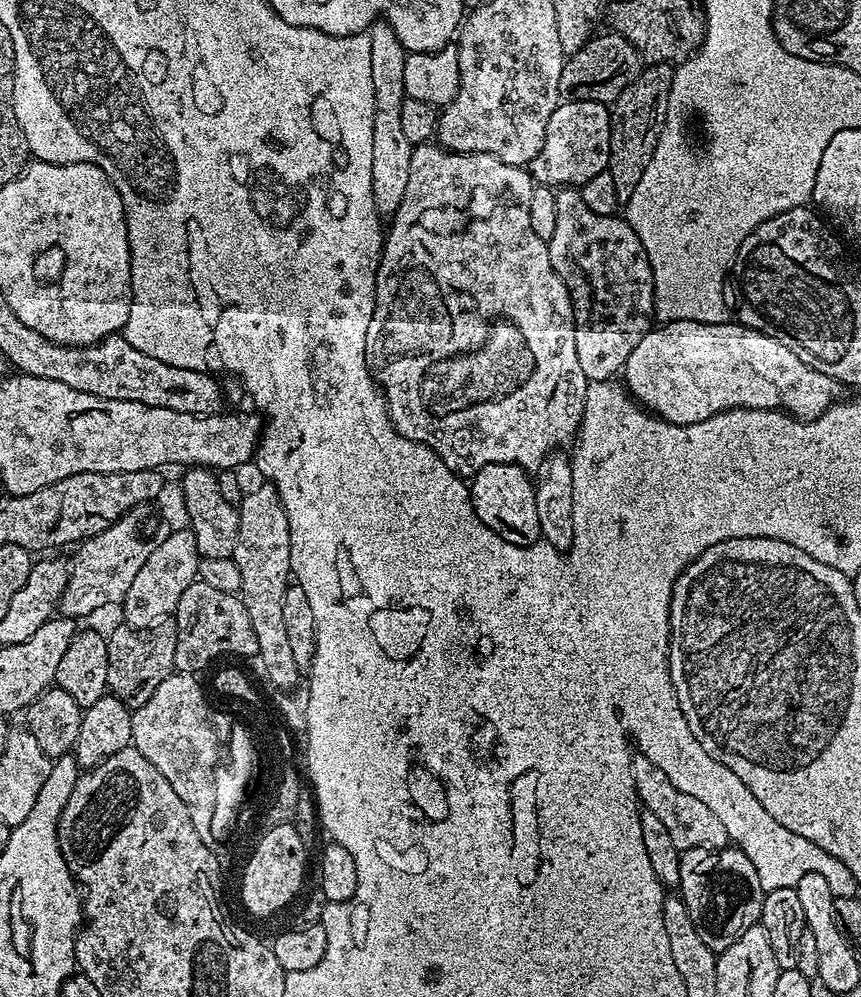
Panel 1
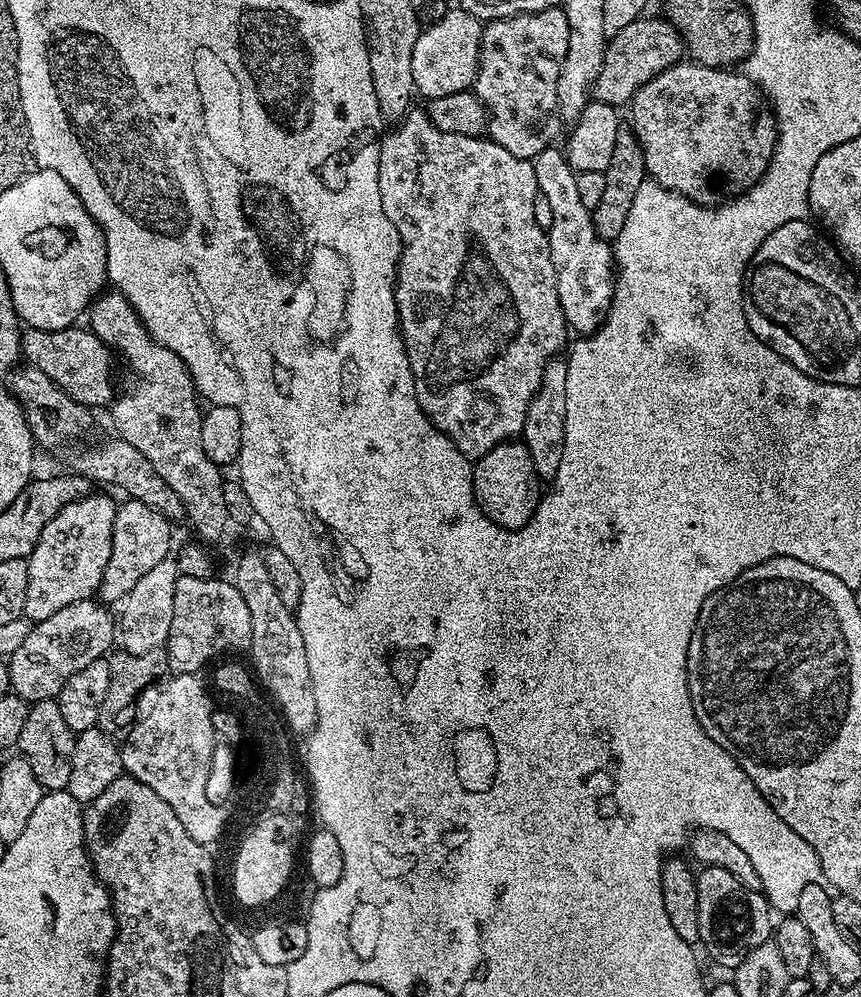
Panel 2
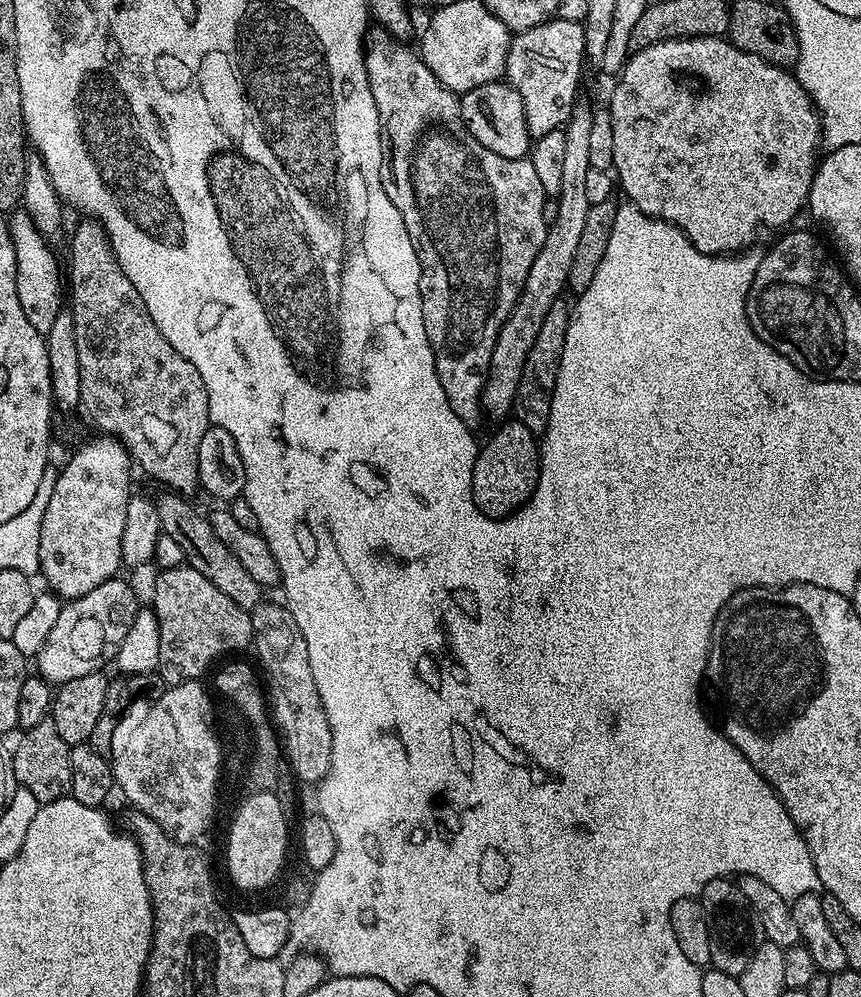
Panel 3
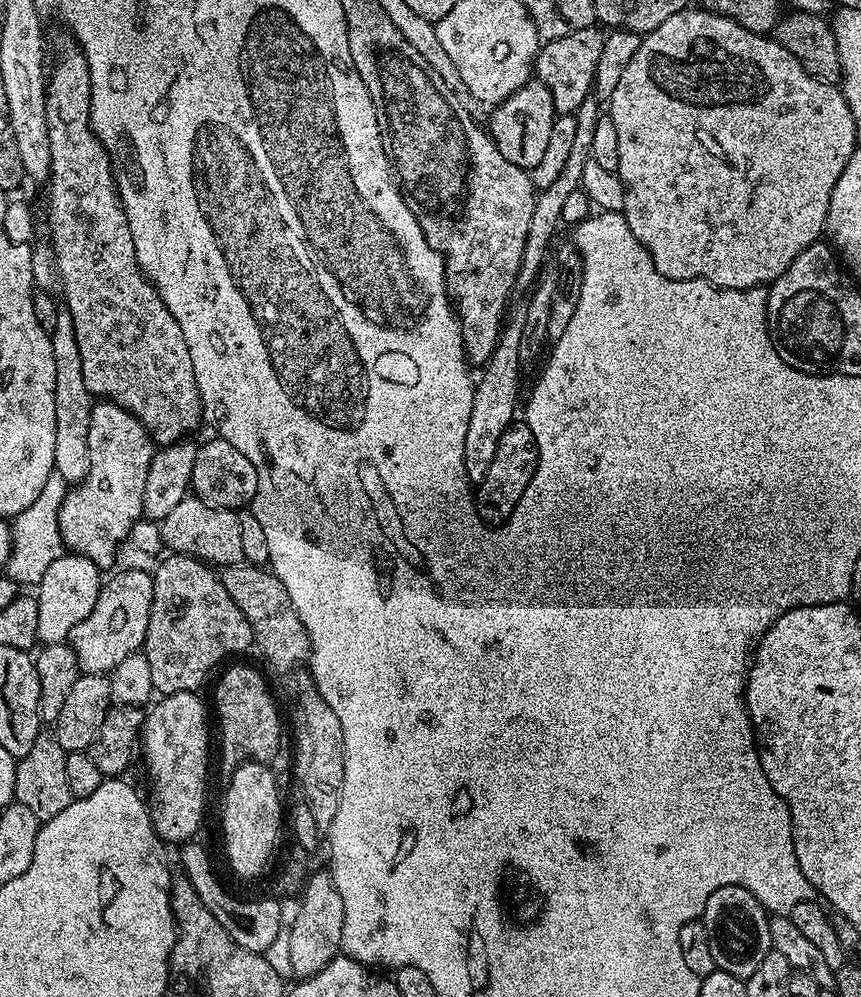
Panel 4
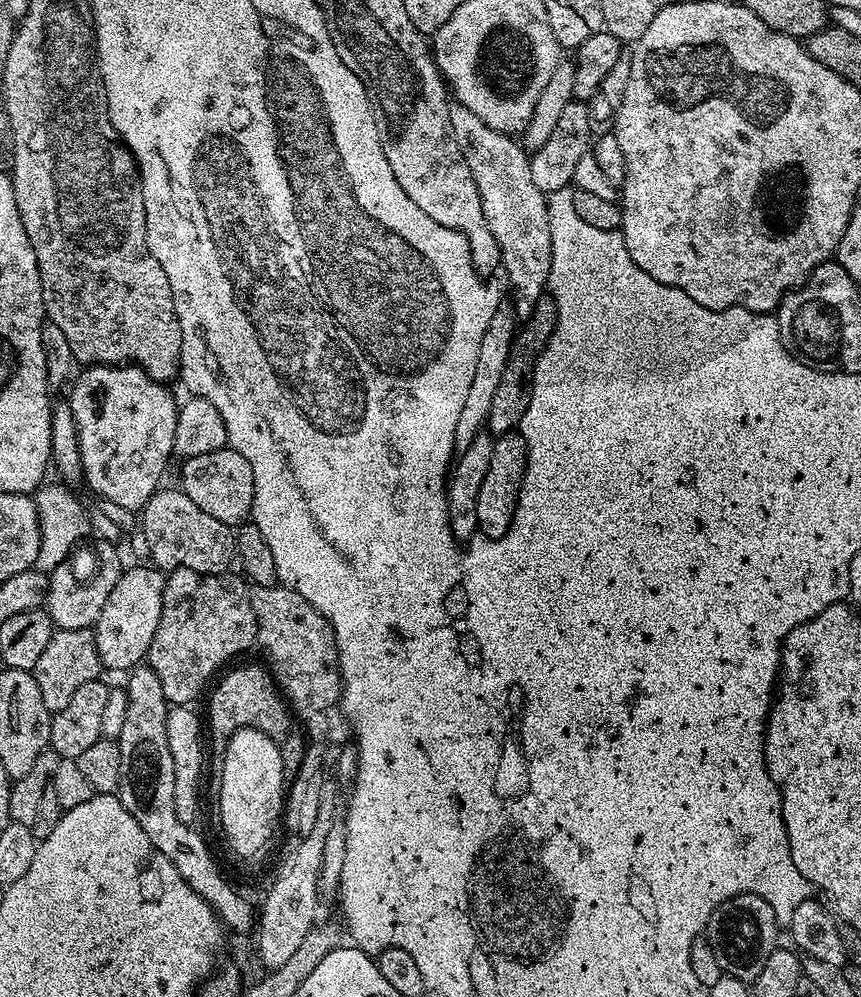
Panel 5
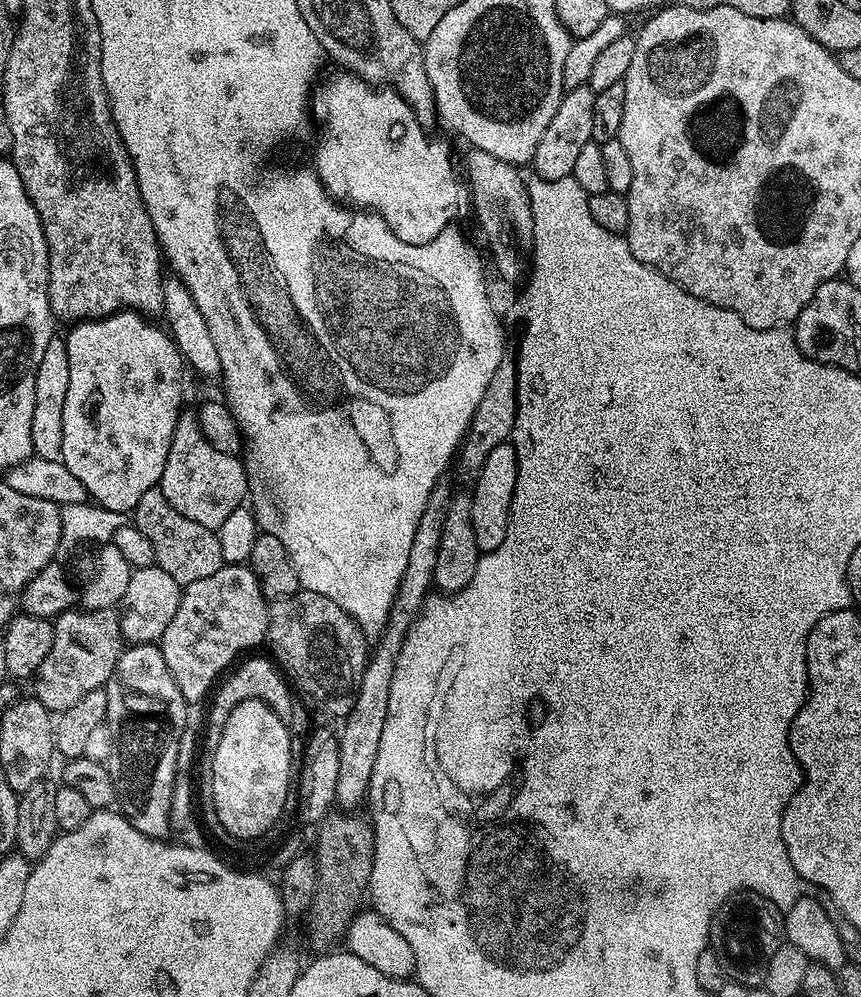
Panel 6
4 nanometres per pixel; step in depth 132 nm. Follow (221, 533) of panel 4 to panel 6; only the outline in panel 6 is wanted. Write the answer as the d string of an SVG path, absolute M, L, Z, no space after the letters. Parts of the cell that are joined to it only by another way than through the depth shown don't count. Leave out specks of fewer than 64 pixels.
M159 487L146 490L138 506L134 510L134 525L138 531L150 540L155 556L155 567L166 570L170 578L180 585L199 582L201 578L210 578L210 574L218 574L225 560L222 556L222 546L219 545L217 533L211 528L178 514L170 502L160 493Z

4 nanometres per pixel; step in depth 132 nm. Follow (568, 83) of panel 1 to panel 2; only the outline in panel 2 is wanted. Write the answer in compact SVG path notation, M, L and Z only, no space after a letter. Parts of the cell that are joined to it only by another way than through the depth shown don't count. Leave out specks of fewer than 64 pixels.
M663 15L639 16L630 26L622 26L618 34L608 40L608 48L602 58L602 70L592 87L592 96L599 103L613 106L627 105L632 96L650 78L654 78L671 64L681 63L686 56L684 39L674 30L674 26Z

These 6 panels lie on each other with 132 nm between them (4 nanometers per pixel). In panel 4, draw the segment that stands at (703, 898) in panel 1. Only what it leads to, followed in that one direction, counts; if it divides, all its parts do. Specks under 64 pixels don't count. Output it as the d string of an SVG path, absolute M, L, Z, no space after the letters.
M740 888L735 895L733 900L718 905L716 909L713 907L703 917L702 923L717 969L726 974L734 974L739 980L745 981L750 978L750 974L754 974L754 970L758 970L762 958L766 958L766 954L773 951L770 916L755 892Z

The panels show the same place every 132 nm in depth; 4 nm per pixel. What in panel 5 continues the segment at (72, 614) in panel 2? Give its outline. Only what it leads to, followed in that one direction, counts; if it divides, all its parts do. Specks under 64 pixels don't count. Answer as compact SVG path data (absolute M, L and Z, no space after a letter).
M155 566L148 568L128 568L121 571L114 590L102 614L96 619L96 649L101 665L112 672L127 673L145 663L150 642L154 642L154 630L158 630L158 618L162 618L162 594L165 573Z

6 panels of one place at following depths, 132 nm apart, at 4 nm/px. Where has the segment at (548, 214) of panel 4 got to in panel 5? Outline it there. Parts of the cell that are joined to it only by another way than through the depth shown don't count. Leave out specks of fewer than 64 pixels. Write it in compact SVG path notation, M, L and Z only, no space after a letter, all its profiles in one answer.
M501 302L494 310L494 318L490 318L490 326L486 326L486 334L482 334L482 346L478 350L478 362L474 365L474 382L470 382L470 391L466 393L466 402L458 417L458 426L454 429L454 446L457 453L466 450L476 435L485 429L490 414L490 406L494 406L494 394L498 391L498 382L502 382L502 369L506 366L506 358L510 358L510 350L518 335L518 320L514 315L511 303Z

